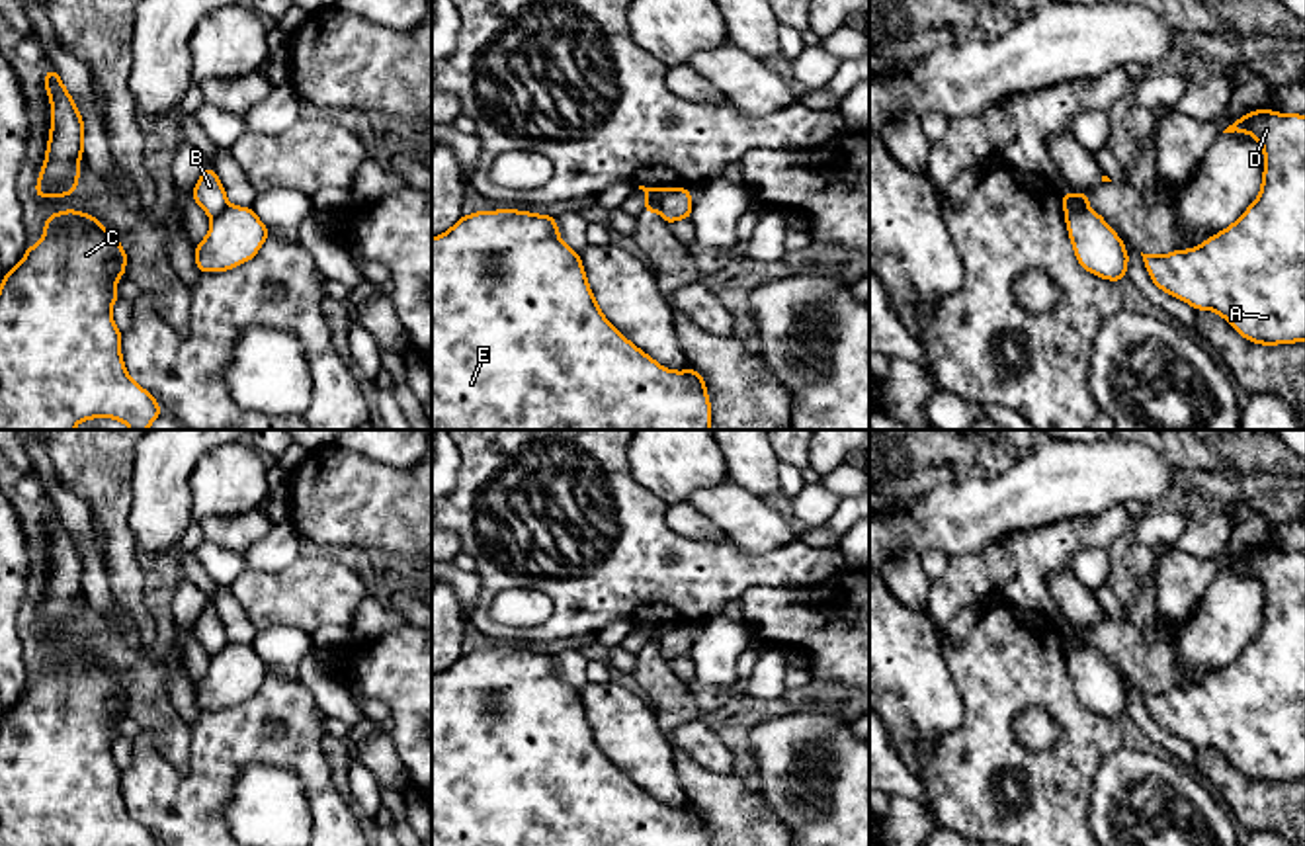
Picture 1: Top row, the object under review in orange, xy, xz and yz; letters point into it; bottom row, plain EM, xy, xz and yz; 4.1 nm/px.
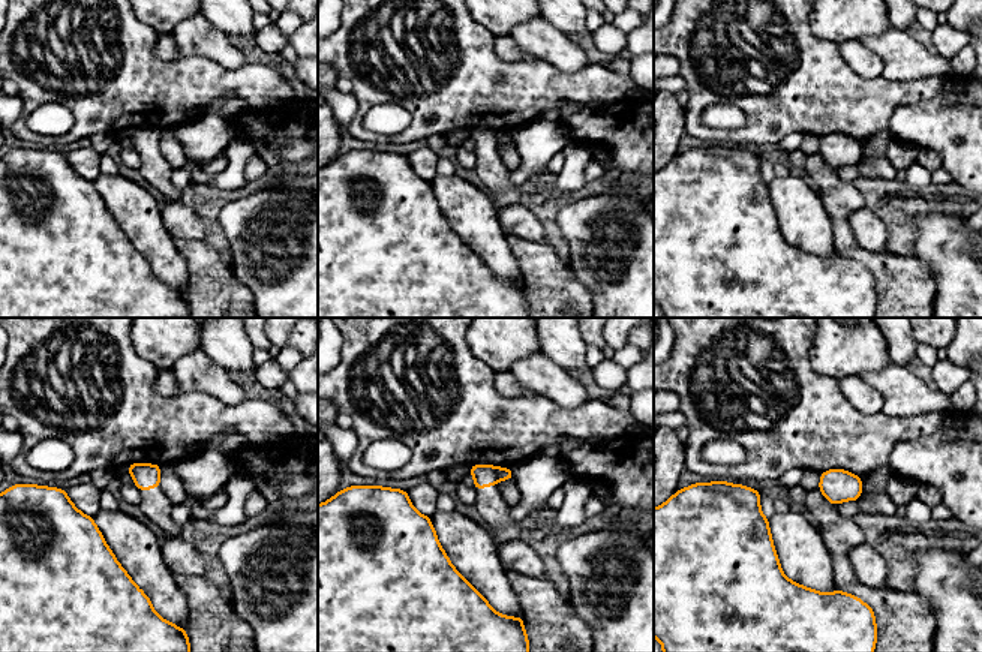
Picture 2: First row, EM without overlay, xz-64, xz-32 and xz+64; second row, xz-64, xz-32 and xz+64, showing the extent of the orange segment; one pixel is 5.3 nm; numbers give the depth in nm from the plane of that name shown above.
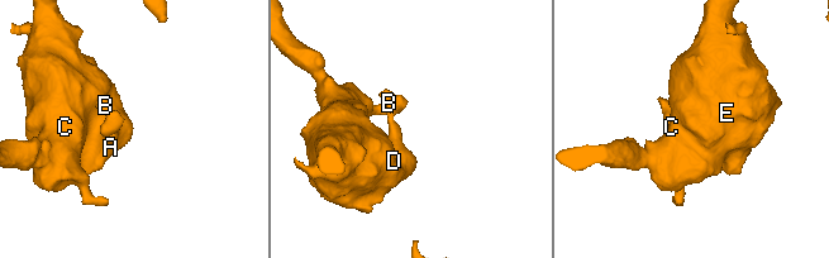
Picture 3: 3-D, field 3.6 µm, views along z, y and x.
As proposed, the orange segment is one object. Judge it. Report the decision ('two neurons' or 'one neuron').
two neurons

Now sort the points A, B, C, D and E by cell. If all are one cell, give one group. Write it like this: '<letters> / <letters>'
A C D E / B

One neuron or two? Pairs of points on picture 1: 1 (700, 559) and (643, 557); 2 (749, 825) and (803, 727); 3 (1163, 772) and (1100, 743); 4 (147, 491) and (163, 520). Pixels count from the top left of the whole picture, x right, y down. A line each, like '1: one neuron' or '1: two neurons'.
1: one neuron
2: two neurons
3: two neurons
4: one neuron

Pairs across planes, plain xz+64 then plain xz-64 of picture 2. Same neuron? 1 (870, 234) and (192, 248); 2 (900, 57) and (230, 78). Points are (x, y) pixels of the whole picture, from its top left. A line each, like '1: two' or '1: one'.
1: two
2: two

